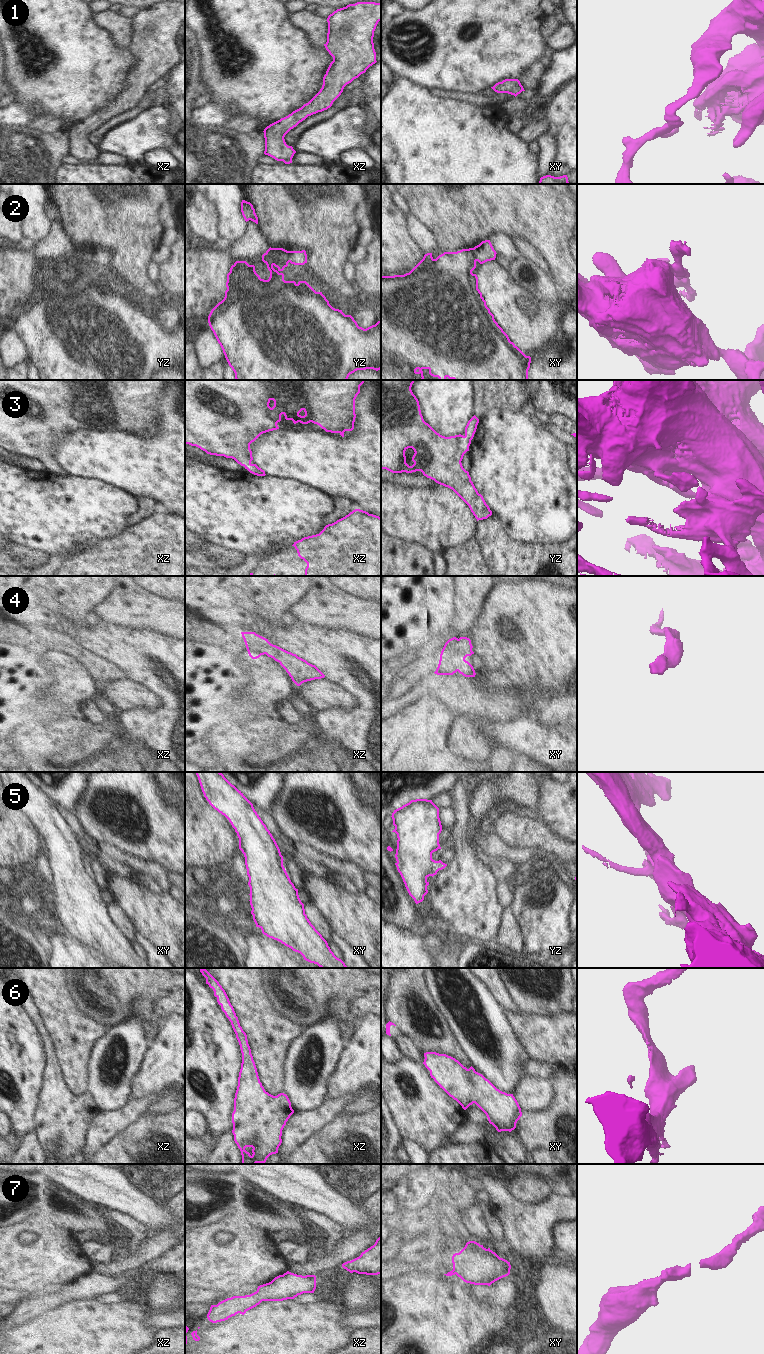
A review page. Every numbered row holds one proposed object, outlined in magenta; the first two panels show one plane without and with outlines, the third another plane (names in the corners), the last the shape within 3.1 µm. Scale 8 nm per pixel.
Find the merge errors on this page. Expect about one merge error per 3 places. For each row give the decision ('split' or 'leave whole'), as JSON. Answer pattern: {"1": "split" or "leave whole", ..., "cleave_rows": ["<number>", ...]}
{"1": "leave whole", "2": "split", "3": "leave whole", "4": "leave whole", "5": "leave whole", "6": "leave whole", "7": "leave whole", "cleave_rows": ["2"]}

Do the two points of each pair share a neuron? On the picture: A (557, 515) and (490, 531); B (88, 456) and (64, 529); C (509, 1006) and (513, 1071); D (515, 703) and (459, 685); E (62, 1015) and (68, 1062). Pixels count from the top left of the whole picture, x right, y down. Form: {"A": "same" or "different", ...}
{"A": "different", "B": "different", "C": "different", "D": "same", "E": "same"}

